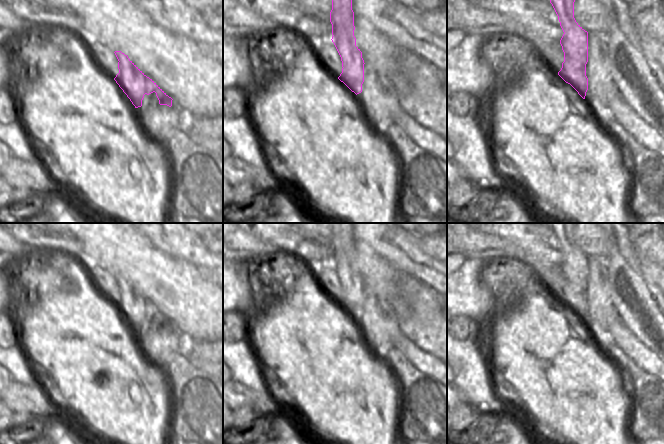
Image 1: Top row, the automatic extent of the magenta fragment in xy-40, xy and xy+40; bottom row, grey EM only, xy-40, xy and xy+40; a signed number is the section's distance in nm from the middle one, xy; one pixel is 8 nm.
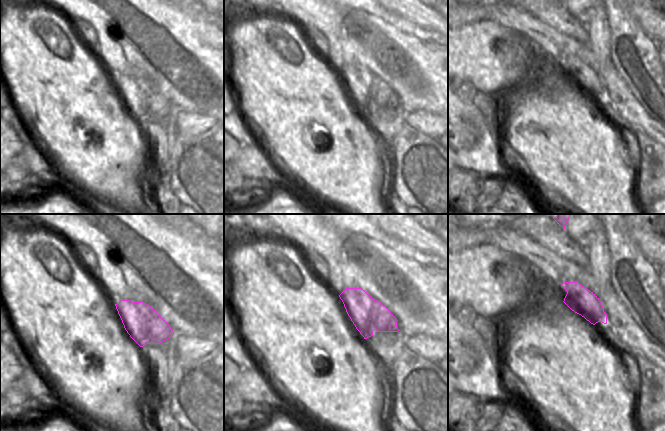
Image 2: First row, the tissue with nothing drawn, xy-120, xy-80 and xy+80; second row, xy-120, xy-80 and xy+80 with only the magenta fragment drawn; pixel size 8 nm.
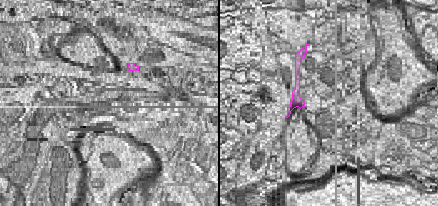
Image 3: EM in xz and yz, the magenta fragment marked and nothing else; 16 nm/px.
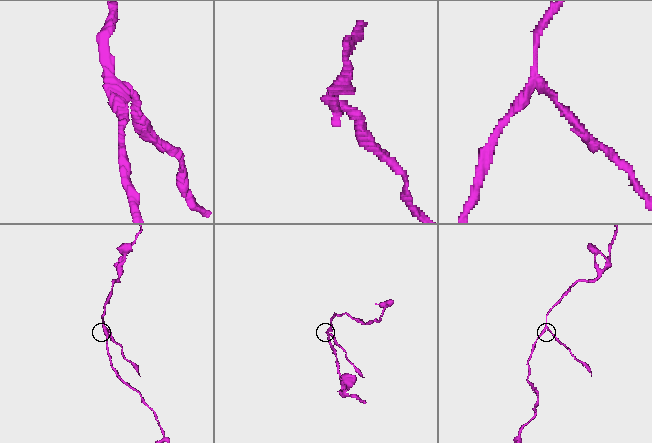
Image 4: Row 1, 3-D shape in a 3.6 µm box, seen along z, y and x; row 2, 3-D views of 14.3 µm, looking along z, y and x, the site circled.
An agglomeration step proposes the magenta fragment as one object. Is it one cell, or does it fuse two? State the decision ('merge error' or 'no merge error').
merge error

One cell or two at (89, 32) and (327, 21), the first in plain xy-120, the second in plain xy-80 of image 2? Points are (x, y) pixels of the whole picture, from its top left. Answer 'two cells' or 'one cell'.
two cells

